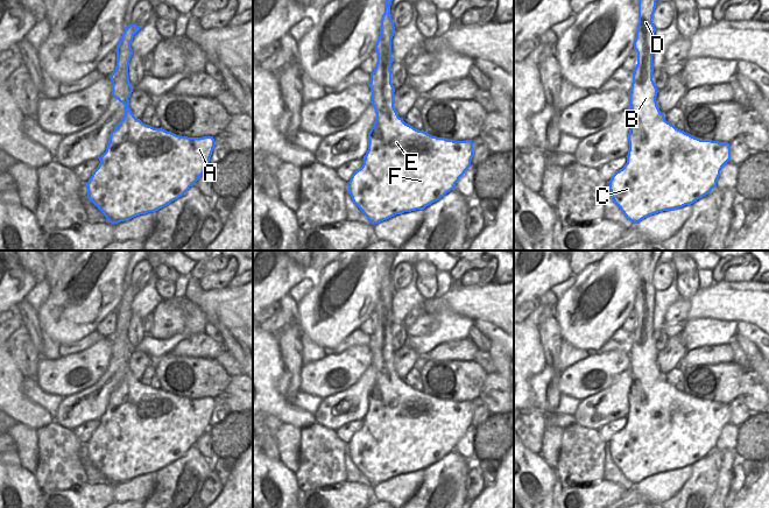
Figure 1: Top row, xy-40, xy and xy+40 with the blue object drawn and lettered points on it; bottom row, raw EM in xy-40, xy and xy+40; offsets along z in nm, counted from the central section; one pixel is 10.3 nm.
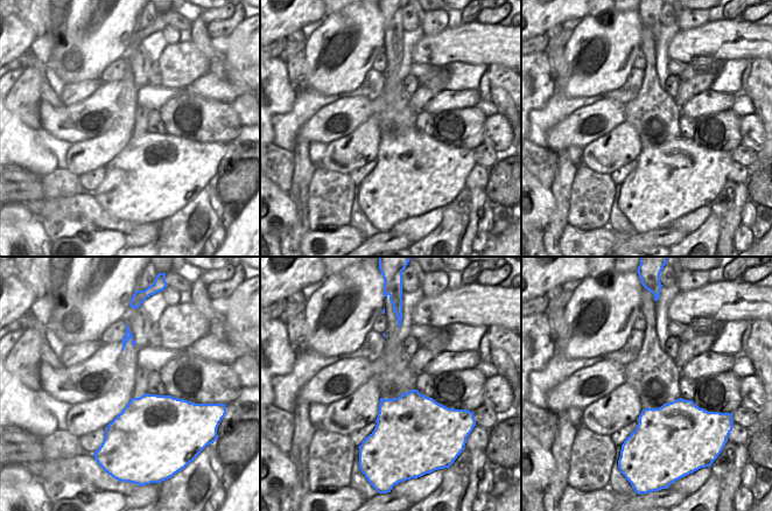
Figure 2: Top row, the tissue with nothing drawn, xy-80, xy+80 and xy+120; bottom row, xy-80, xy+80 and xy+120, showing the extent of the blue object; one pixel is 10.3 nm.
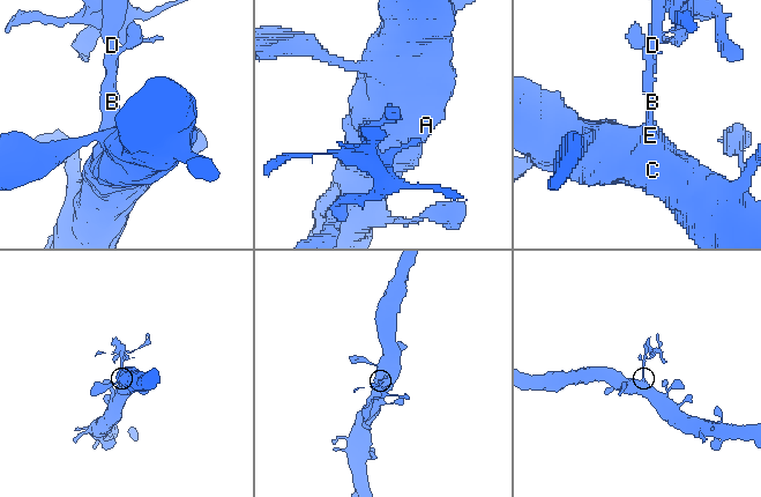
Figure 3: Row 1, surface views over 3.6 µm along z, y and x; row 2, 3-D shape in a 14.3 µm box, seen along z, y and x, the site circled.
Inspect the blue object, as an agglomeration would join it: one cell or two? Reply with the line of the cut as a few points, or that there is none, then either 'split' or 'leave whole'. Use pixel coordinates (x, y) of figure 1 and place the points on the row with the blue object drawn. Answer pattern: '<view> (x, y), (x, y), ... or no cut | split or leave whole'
xy+40 (663, 115), (643, 127), (636, 118), (633, 120) | split

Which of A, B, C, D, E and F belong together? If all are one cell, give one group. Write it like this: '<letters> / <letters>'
A C E F / B D

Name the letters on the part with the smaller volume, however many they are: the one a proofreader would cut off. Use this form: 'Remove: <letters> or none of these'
Remove: B, D.

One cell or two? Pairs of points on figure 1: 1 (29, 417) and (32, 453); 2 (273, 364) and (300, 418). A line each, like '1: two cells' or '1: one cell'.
1: two cells
2: one cell

